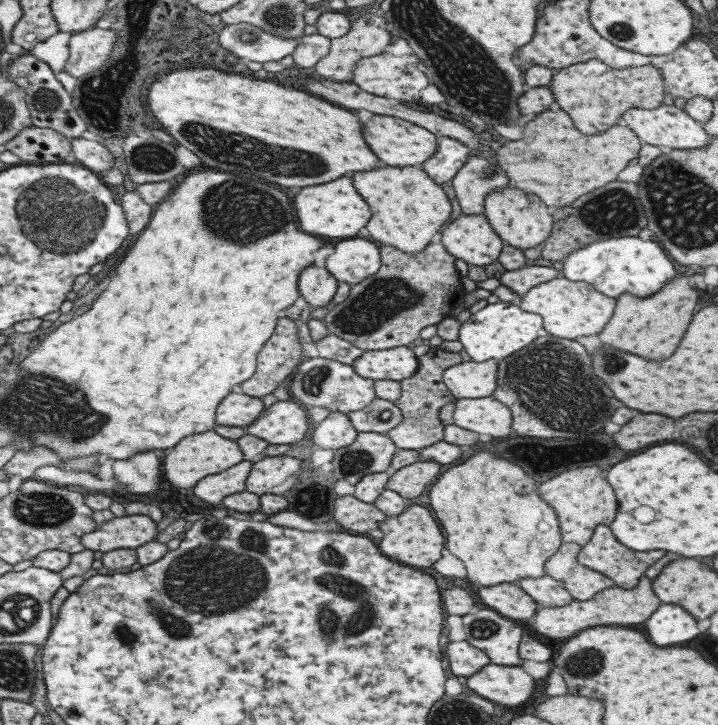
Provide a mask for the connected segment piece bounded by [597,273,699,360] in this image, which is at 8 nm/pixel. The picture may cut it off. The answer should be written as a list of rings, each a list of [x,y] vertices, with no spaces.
[[[677,273],[661,286],[661,289],[648,297],[621,293],[615,299],[612,315],[597,334],[597,338],[601,345],[627,350],[651,360],[663,360],[675,350],[683,332],[687,330],[697,298],[699,294],[697,289],[692,287],[690,277],[681,273]]]

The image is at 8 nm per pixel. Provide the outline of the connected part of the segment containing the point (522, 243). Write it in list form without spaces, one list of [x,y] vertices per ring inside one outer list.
[[[506,186],[489,192],[483,204],[482,215],[503,244],[525,250],[541,244],[551,232],[553,222],[550,208],[546,207],[535,194]]]

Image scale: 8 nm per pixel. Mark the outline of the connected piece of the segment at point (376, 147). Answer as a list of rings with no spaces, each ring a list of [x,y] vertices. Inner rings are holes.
[[[371,116],[365,124],[361,124],[361,136],[380,163],[387,166],[419,166],[437,149],[437,137],[434,134],[421,126],[389,116]]]

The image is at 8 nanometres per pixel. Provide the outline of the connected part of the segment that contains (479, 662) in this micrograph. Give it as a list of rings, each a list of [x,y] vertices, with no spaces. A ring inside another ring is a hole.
[[[463,640],[448,642],[443,648],[443,655],[447,656],[449,672],[461,680],[466,680],[490,663],[482,650]]]

